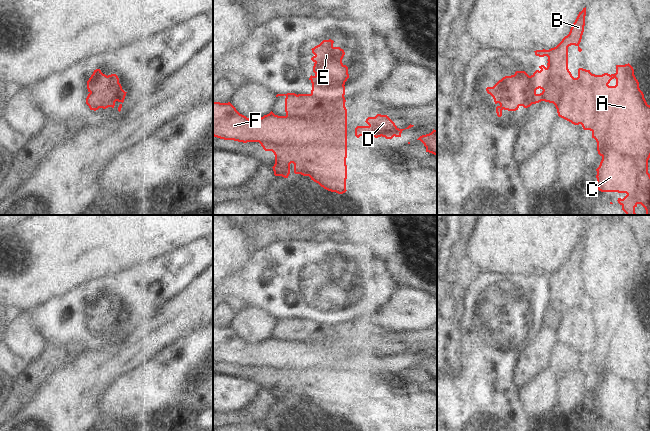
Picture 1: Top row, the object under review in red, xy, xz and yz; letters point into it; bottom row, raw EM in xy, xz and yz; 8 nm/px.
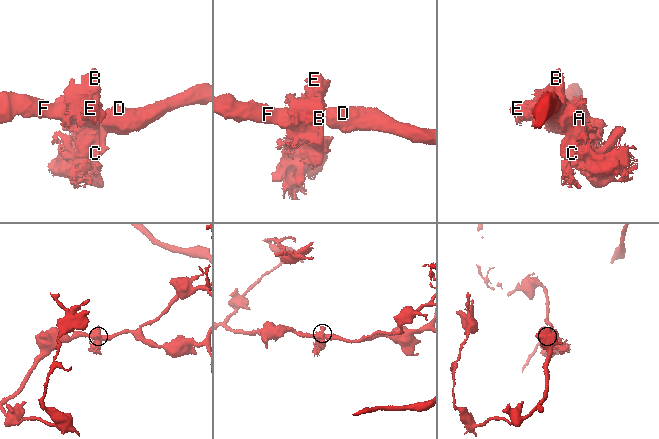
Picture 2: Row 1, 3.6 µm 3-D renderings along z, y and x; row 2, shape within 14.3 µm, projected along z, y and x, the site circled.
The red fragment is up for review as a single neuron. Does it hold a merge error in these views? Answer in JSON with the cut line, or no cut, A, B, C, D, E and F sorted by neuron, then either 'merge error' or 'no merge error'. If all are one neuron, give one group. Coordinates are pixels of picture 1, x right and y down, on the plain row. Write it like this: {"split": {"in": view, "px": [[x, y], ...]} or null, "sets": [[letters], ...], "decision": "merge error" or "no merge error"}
{"split": {"in": "xz", "px": [[315, 299], [321, 303], [328, 302], [335, 309], [344, 306]]}, "sets": [["A", "B", "C", "D", "F"], ["E"]], "decision": "merge error"}

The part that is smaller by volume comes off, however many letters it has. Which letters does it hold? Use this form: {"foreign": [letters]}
{"foreign": ["E"]}

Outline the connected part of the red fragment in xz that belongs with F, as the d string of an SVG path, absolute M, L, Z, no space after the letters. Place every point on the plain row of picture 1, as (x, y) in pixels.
M310 300L310 318L277 318L286 320L285 340L275 339L272 335L257 344L240 338L230 327L213 326L213 360L238 366L259 366L265 375L272 375L275 400L288 402L290 388L294 397L309 400L324 413L345 417L347 403L347 333L345 331L345 306L335 310L331 303L324 304Z

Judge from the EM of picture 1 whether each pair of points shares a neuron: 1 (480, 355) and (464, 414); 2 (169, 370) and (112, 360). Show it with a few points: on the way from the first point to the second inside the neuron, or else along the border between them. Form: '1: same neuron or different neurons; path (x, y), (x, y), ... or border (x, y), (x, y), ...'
1: same neuron; path (480, 370), (479, 399)
2: different neurons; border (157, 352), (148, 362), (141, 361), (117, 377)

